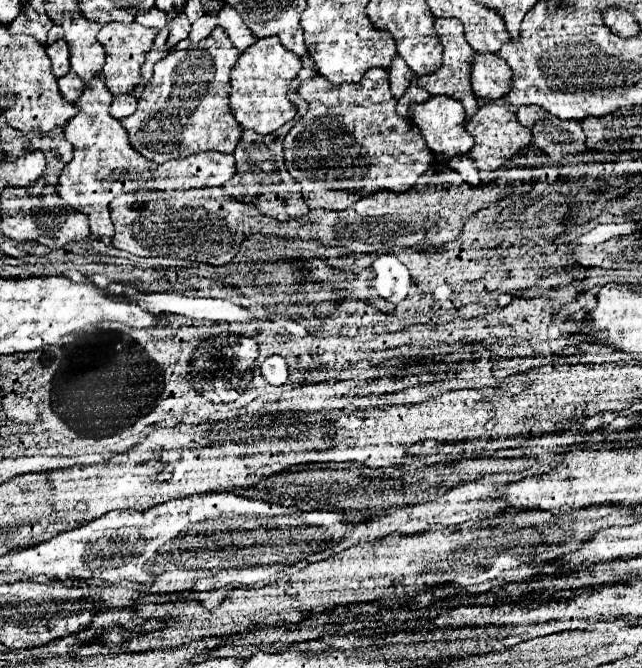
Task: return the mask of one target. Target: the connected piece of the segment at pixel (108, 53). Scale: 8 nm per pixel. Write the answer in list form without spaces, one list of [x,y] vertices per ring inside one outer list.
[[[109,23],[105,27],[101,27],[101,31],[97,33],[97,41],[105,47],[105,65],[103,65],[103,77],[105,77],[105,85],[109,87],[109,91],[113,95],[123,95],[129,93],[135,85],[139,85],[141,75],[139,75],[139,67],[145,61],[145,53],[151,49],[153,37],[157,35],[157,29],[151,27],[143,27],[139,23]]]

